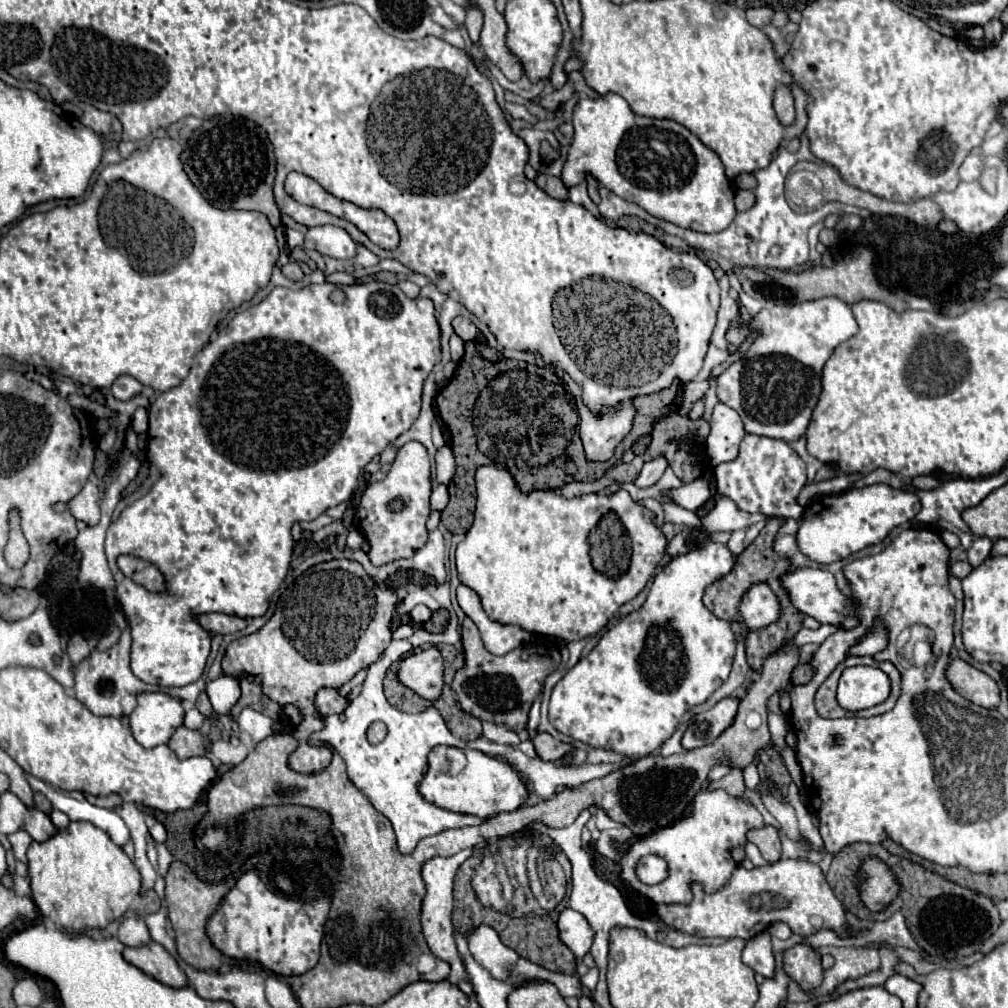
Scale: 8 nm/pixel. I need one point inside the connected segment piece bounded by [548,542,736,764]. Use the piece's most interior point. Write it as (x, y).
(627, 696)

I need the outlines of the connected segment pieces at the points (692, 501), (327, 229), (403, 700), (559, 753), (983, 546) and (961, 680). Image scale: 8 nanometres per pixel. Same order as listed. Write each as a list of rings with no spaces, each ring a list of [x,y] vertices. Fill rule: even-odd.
[[[696,478],[688,484],[682,484],[678,490],[672,490],[670,496],[678,506],[698,510],[710,498],[710,482],[706,478]]]
[[[316,226],[308,228],[304,248],[318,250],[324,256],[332,258],[352,258],[356,254],[356,244],[350,240],[348,232],[338,226]]]
[[[396,664],[390,666],[390,670],[386,672],[386,678],[384,678],[384,694],[388,698],[388,702],[400,710],[406,710],[406,712],[422,712],[430,706],[428,700],[420,698],[416,692],[404,688],[398,678],[396,678]]]
[[[540,732],[534,738],[534,750],[536,750],[536,754],[538,754],[540,760],[544,760],[544,762],[556,762],[556,760],[564,758],[568,752],[572,752],[572,746],[560,742],[556,738],[552,738],[546,732]]]
[[[974,538],[972,548],[968,550],[968,562],[972,568],[978,568],[990,554],[992,550],[992,540],[990,538]]]
[[[956,658],[956,660],[950,662],[946,676],[952,682],[954,690],[960,696],[964,696],[966,700],[970,700],[970,702],[974,702],[978,706],[984,706],[984,708],[998,708],[998,704],[1000,704],[1000,688],[982,670],[976,670],[968,662]]]

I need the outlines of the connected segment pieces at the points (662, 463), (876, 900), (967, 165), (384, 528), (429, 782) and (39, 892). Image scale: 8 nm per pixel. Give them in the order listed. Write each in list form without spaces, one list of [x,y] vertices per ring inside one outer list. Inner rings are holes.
[[[662,458],[650,460],[650,462],[646,462],[646,464],[642,466],[642,472],[640,472],[640,474],[638,474],[638,478],[634,480],[634,484],[636,484],[638,488],[654,486],[654,484],[660,480],[660,476],[664,474],[664,470],[666,470],[666,468],[668,468],[666,460],[662,460]]]
[[[866,860],[866,888],[860,888],[860,894],[870,910],[884,910],[894,900],[898,884],[894,884],[894,876],[890,876],[890,868],[884,862]]]
[[[972,152],[960,166],[960,180],[974,182],[980,178],[980,174],[982,174],[982,158],[976,152]]]
[[[408,442],[398,450],[398,456],[382,482],[370,484],[356,510],[356,524],[370,542],[370,562],[384,566],[398,558],[412,558],[428,540],[426,520],[430,516],[430,460],[420,442]],[[392,500],[402,500],[402,510],[390,510]]]
[[[444,746],[434,748],[428,756],[428,770],[422,778],[420,792],[426,800],[432,804],[438,804],[440,808],[446,808],[450,812],[460,812],[460,814],[474,814],[480,818],[492,818],[502,812],[514,812],[518,810],[526,800],[528,800],[528,788],[522,776],[502,760],[496,760],[492,756],[486,756],[480,750],[464,750],[468,762],[464,770],[456,776],[446,776],[442,774],[442,764],[444,764]]]
[[[70,822],[66,830],[60,830],[46,842],[32,842],[28,848],[28,874],[32,886],[32,898],[40,908],[44,918],[50,918],[60,930],[80,934],[88,928],[106,928],[112,920],[122,918],[126,912],[136,914],[154,914],[160,910],[162,900],[156,892],[148,892],[140,896],[140,874],[132,860],[124,854],[120,846],[116,846],[110,836],[86,822]]]

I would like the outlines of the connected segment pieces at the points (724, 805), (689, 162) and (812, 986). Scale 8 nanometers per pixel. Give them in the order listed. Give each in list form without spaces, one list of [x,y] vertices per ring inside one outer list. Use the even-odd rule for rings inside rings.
[[[700,790],[700,794],[694,798],[694,808],[688,818],[682,818],[670,828],[662,828],[662,832],[654,832],[654,836],[644,836],[642,840],[634,840],[630,844],[628,852],[620,860],[622,880],[656,904],[690,904],[690,882],[702,882],[704,892],[708,894],[722,888],[722,884],[726,884],[730,878],[730,872],[744,860],[746,832],[762,826],[762,814],[746,798],[732,798],[724,790]],[[646,854],[664,858],[670,868],[670,876],[656,886],[642,884],[636,876],[636,862]]]
[[[608,92],[598,98],[588,98],[588,96],[580,98],[574,106],[572,122],[574,122],[574,138],[568,148],[568,158],[562,170],[562,182],[568,188],[584,182],[586,174],[592,174],[610,192],[616,192],[618,196],[624,196],[630,202],[636,202],[652,216],[696,232],[722,232],[736,218],[738,214],[734,208],[736,186],[730,184],[730,180],[726,178],[720,156],[708,146],[704,146],[698,140],[698,136],[694,136],[682,124],[674,120],[636,116],[630,110],[628,102],[614,92]]]
[[[796,944],[784,952],[784,972],[802,992],[812,992],[822,984],[822,962],[818,952],[806,944]]]

